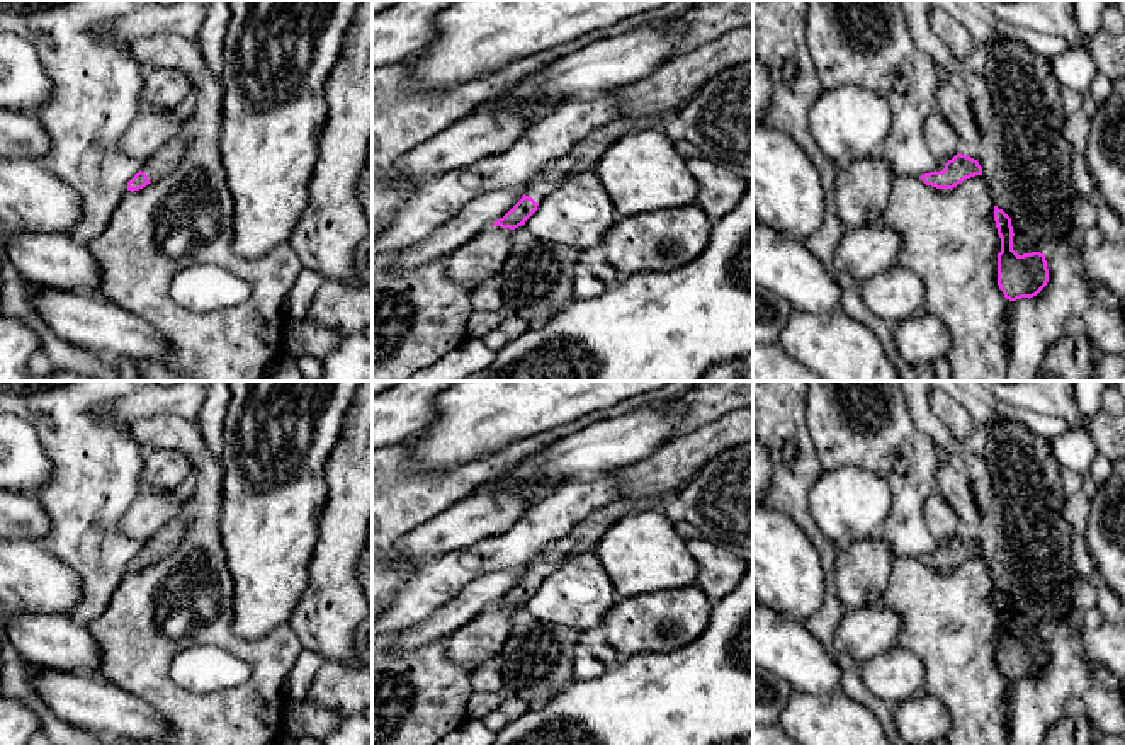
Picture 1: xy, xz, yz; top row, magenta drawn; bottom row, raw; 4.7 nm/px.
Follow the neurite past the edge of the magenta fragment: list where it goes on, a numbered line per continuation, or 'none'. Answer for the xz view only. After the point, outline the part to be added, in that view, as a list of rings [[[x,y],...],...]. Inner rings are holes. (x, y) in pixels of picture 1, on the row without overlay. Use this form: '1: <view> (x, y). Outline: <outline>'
1: xz (585, 536). Outline: [[[671,493],[637,498],[620,497],[613,503],[588,515],[568,536],[544,546],[542,551],[527,565],[525,577],[540,585],[569,556],[593,551],[602,536],[617,520],[642,510],[664,512],[671,497]]]

